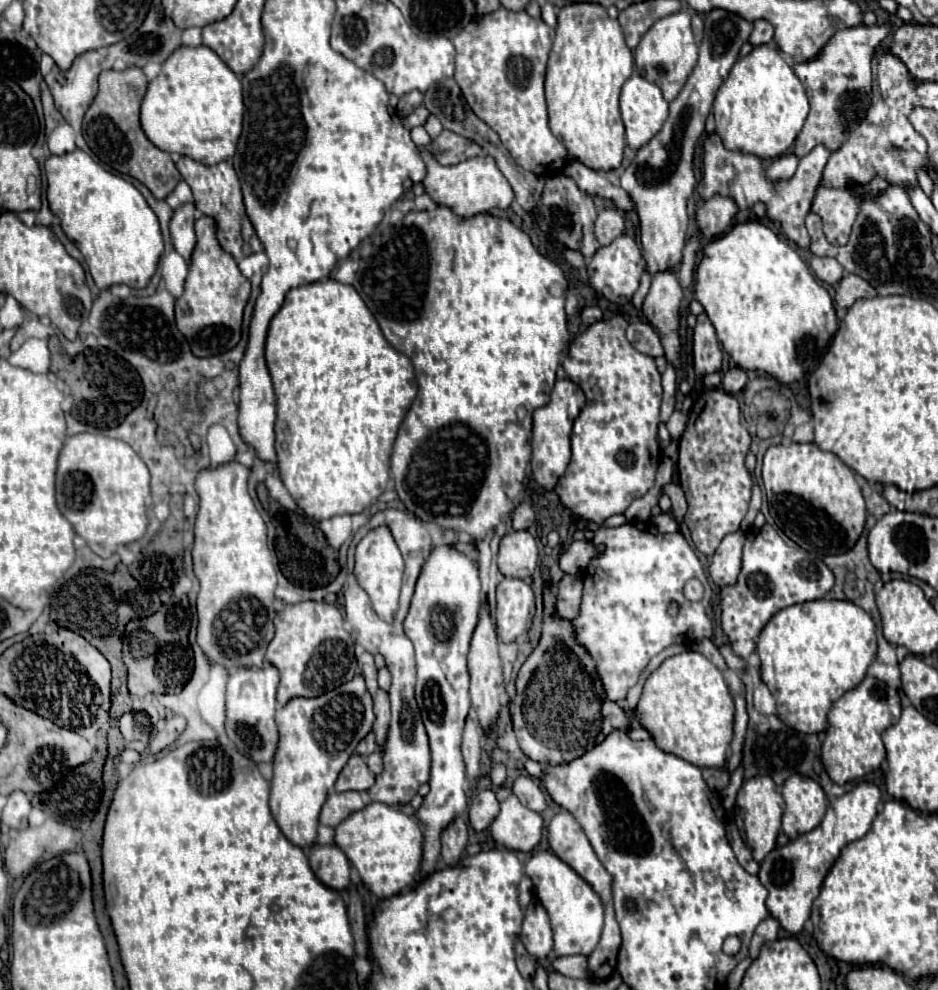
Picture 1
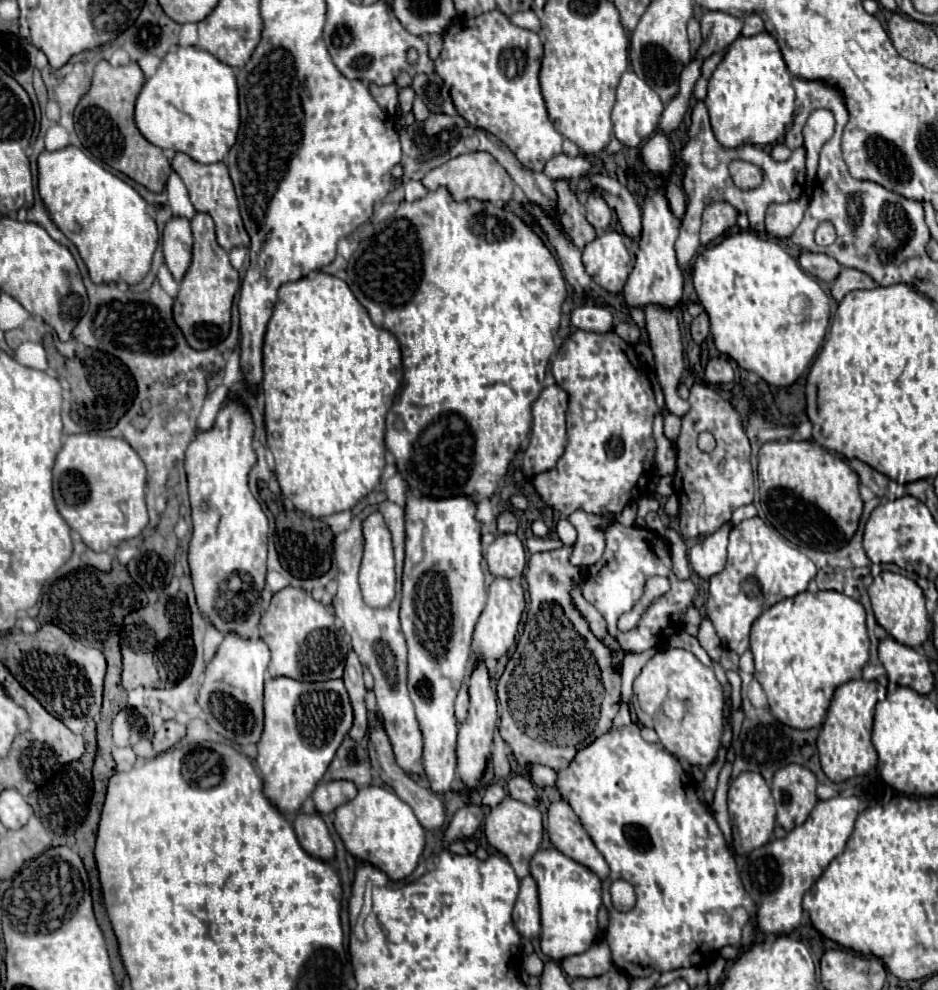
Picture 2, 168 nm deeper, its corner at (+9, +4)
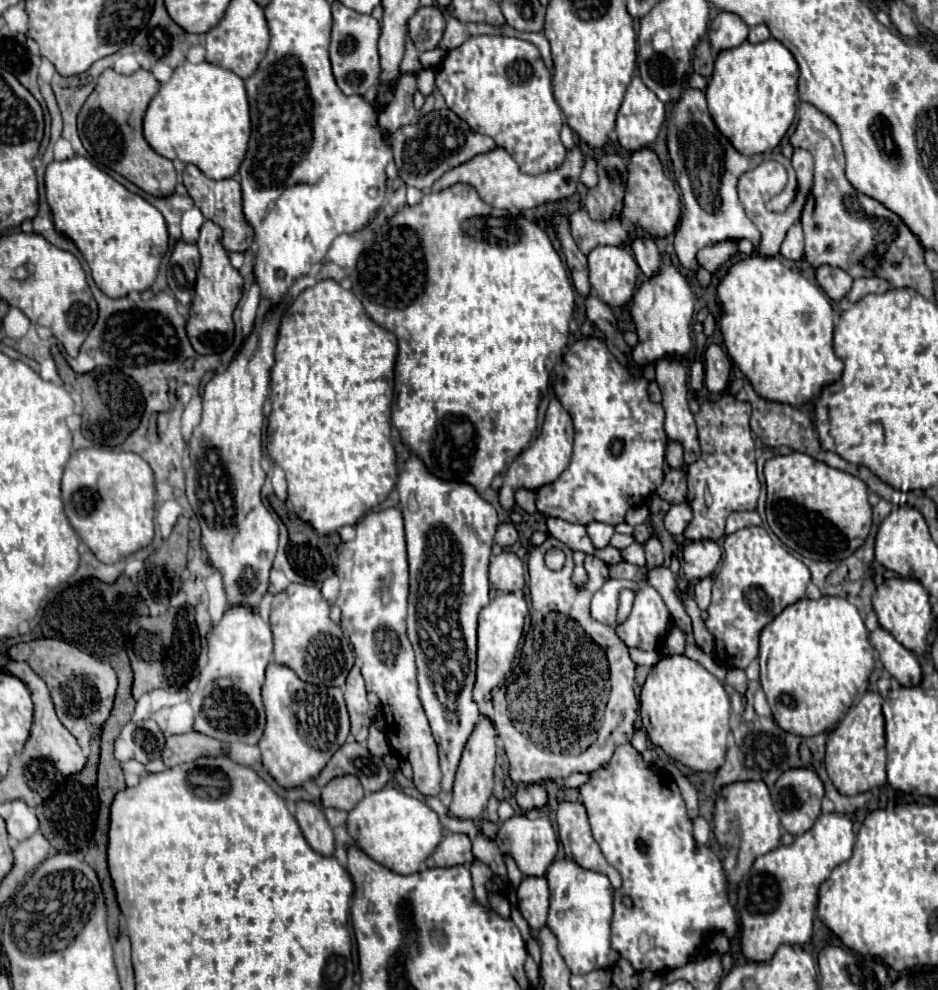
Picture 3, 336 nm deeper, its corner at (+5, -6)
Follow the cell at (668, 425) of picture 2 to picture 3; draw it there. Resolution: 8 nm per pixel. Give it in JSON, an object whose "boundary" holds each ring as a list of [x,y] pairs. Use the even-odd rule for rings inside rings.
{"boundary":[[[670,442],[668,444],[668,448],[666,448],[666,460],[668,460],[668,464],[670,464],[670,468],[682,468],[682,470],[686,470],[688,466],[684,464],[684,460],[682,460],[682,444],[680,442]]]}

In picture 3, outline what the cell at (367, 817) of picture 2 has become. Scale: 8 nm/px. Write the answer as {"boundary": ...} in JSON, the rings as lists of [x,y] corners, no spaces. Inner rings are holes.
{"boundary":[[[382,788],[364,796],[346,820],[348,834],[354,844],[372,860],[396,874],[412,874],[436,850],[442,840],[442,824],[438,814],[424,802],[404,794],[400,788]]]}

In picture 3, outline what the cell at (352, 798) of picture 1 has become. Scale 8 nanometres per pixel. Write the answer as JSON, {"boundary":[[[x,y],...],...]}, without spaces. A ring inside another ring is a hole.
{"boundary":[[[340,776],[340,780],[332,780],[332,784],[322,788],[322,806],[350,812],[362,800],[362,796],[364,792],[356,776]]]}

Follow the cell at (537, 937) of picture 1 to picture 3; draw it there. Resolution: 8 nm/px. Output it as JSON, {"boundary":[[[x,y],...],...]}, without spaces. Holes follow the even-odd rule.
{"boundary":[[[524,876],[522,884],[516,890],[518,896],[518,908],[530,928],[538,932],[540,928],[546,926],[546,916],[548,916],[548,906],[550,906],[550,894],[548,894],[548,884],[546,878],[534,878],[534,876]]]}

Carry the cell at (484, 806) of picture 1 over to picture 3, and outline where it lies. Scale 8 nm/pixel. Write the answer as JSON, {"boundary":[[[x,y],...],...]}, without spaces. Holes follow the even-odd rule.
{"boundary":[[[450,834],[446,836],[436,852],[426,860],[428,866],[452,866],[452,864],[470,864],[472,856],[472,840],[466,834]]]}

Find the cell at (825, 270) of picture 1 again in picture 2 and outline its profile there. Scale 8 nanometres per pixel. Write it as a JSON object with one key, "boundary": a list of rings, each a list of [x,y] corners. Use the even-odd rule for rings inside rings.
{"boundary":[[[802,252],[800,258],[798,258],[800,266],[810,272],[812,276],[816,276],[818,280],[824,280],[824,282],[834,282],[842,270],[842,266],[826,256],[826,254],[814,254],[814,252]]]}

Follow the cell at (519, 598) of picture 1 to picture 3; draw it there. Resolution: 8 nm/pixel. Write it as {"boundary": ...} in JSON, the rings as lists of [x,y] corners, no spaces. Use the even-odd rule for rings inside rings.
{"boundary":[[[500,592],[482,612],[478,618],[478,670],[476,670],[476,684],[472,690],[474,702],[482,702],[482,698],[504,682],[506,674],[512,668],[512,660],[516,656],[522,626],[528,614],[528,606],[522,592]]]}

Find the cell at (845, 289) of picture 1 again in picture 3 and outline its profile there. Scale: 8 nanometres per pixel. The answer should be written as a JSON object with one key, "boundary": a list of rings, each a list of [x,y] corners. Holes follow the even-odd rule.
{"boundary":[[[856,278],[852,288],[850,288],[850,292],[846,294],[846,300],[850,304],[854,304],[860,298],[864,298],[866,294],[872,294],[872,292],[882,294],[886,290],[890,290],[890,284],[886,280],[880,280],[880,278]]]}

